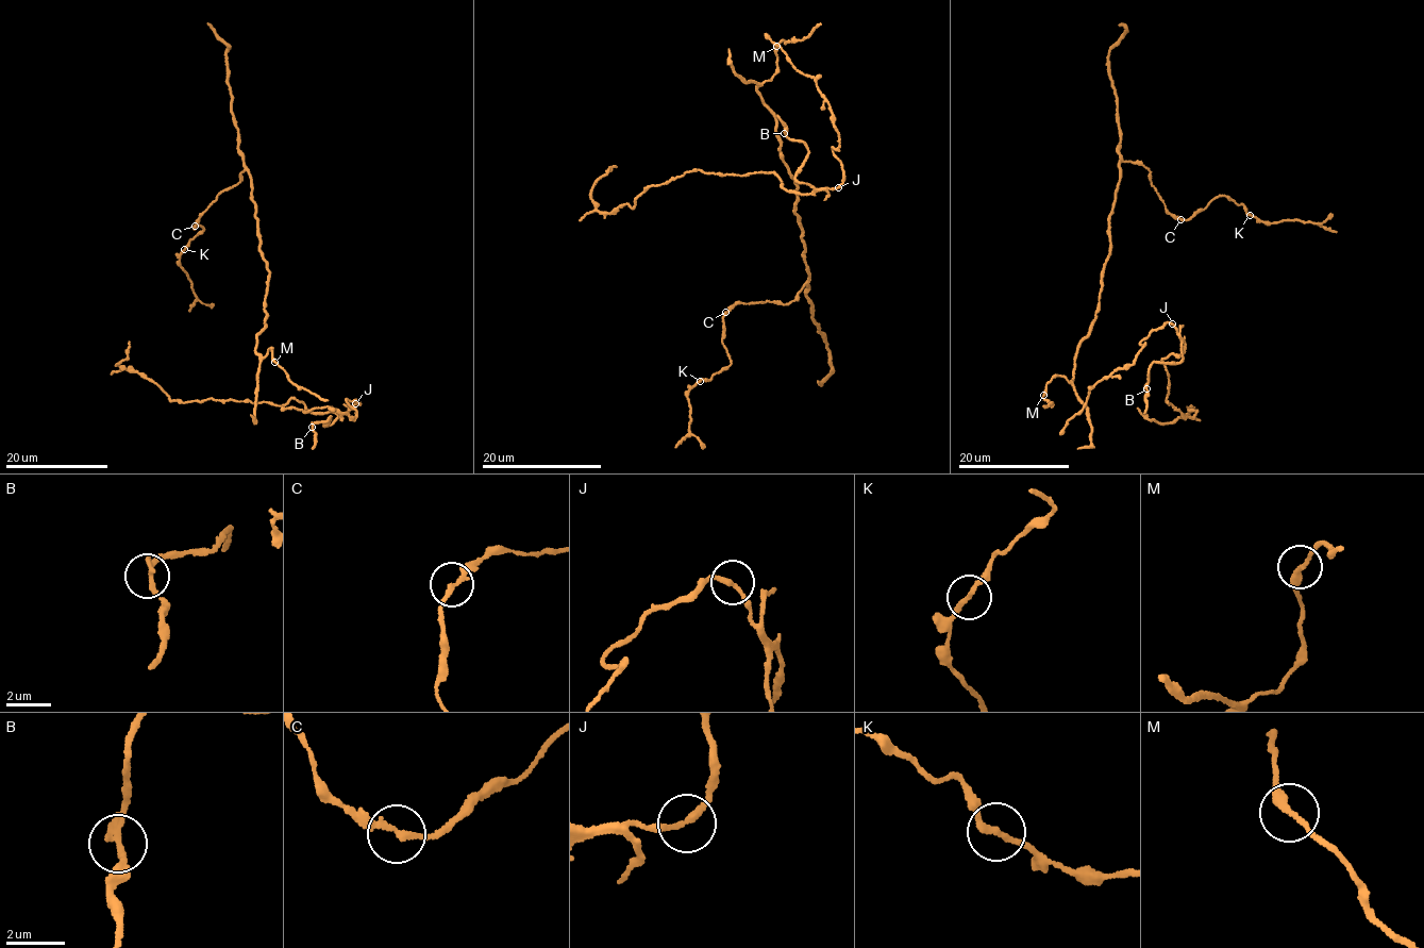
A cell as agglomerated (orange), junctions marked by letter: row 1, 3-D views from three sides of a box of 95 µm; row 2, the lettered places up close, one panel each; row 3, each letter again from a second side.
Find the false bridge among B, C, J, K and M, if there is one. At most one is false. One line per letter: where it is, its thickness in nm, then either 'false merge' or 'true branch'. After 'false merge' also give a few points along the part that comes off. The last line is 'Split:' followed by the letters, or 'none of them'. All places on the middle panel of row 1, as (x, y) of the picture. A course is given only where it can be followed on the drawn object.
B: at (784, 133); 220 nm thick; true branch
C: at (725, 312); 190 nm thick; true branch
J: at (838, 187); 200 nm thick; true branch
K: at (700, 381); 200 nm thick; true branch
M: at (776, 46); 200 nm thick; true branch
Split: none of them

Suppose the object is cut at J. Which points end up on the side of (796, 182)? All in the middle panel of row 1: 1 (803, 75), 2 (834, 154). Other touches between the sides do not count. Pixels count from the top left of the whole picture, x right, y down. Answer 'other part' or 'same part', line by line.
1: other part
2: other part

